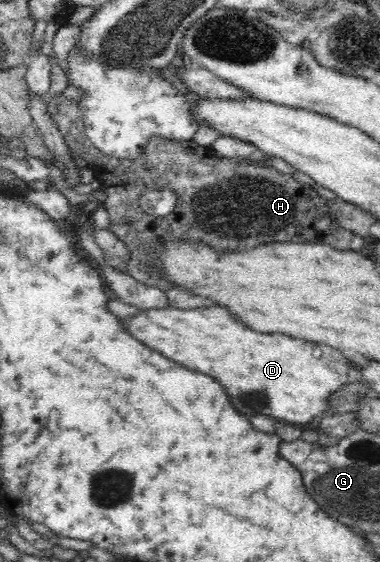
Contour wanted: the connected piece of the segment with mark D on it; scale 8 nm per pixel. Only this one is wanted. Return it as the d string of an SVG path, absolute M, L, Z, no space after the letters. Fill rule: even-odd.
M216 304L205 308L167 306L141 310L123 320L127 331L149 349L219 381L231 405L246 417L259 413L301 426L326 411L331 392L352 381L354 362L339 350L281 332L259 333L234 319L227 308Z

